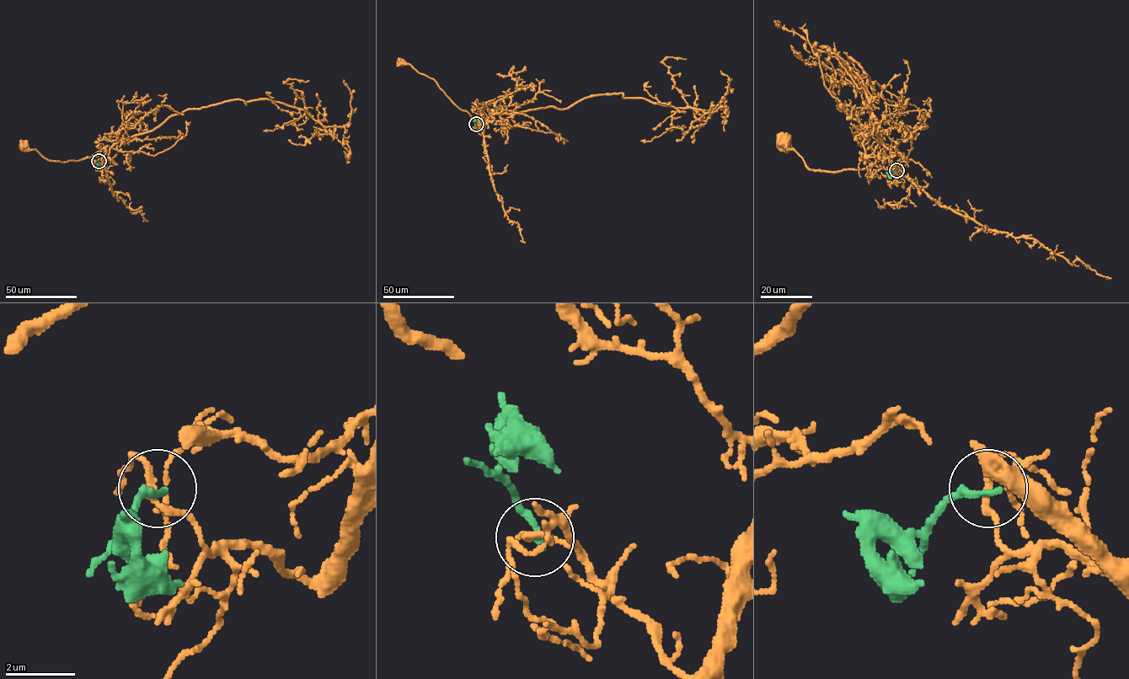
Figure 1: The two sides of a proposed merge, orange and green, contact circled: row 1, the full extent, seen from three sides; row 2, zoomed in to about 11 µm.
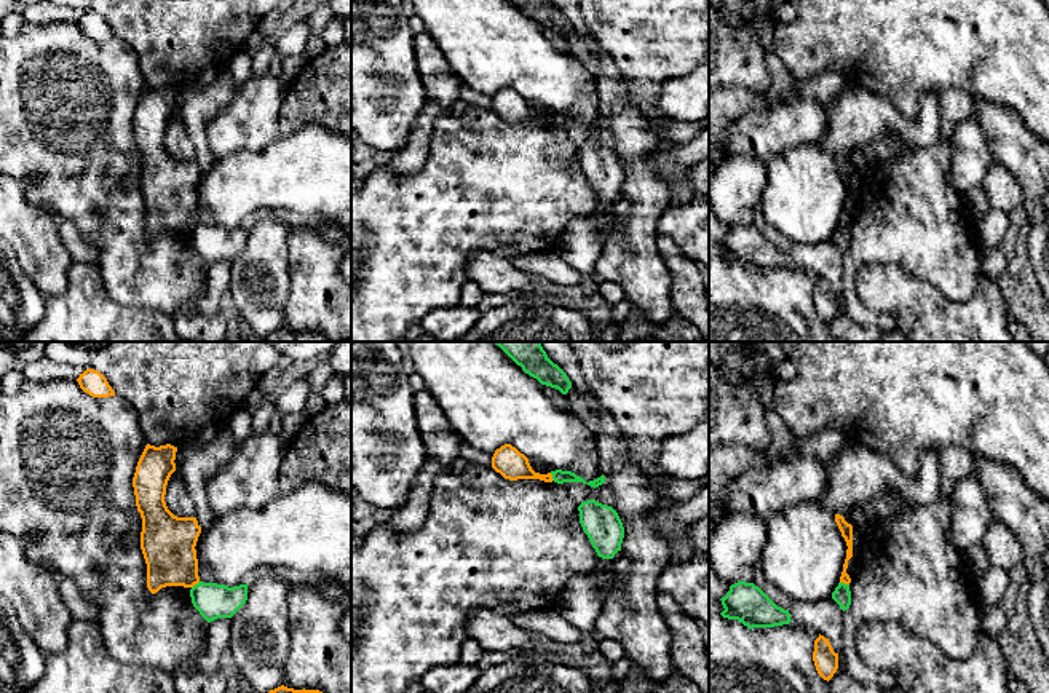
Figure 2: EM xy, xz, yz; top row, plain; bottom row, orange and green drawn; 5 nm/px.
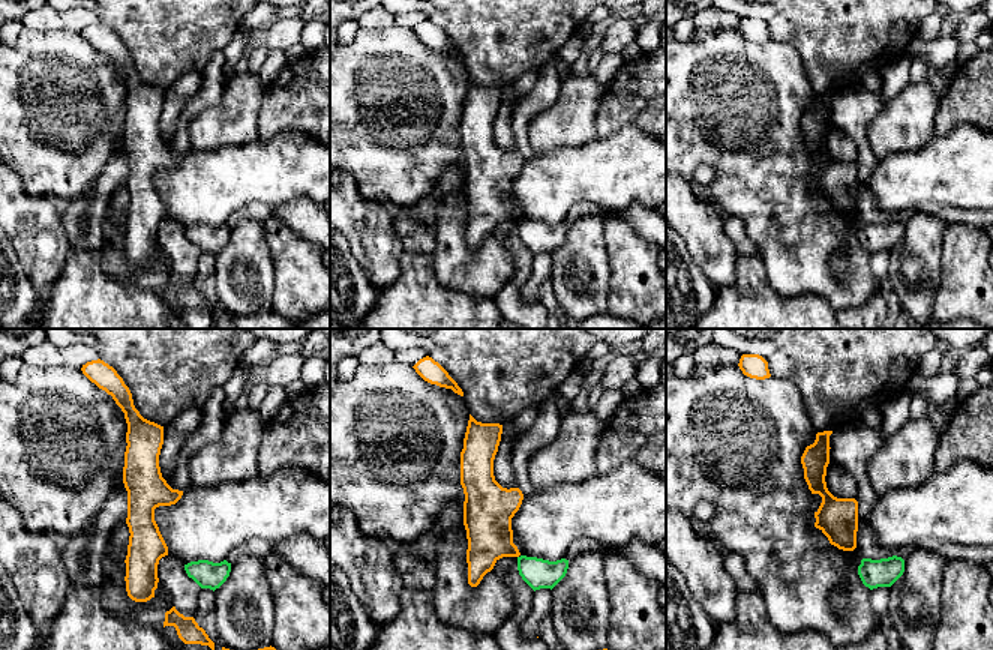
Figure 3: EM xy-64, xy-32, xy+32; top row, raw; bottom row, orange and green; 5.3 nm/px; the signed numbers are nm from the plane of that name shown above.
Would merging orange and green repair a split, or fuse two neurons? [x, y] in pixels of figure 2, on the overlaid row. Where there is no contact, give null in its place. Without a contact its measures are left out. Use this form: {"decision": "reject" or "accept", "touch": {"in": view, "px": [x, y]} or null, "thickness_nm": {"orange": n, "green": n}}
{"decision": "reject", "touch": {"in": "yz", "px": [845, 583]}, "thickness_nm": {"orange": 60, "green": 90}}

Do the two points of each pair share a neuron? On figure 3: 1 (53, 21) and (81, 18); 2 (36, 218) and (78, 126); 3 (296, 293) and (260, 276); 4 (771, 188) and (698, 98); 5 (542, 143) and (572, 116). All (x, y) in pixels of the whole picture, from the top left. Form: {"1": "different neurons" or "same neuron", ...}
{"1": "same neuron", "2": "different neurons", "3": "different neurons", "4": "same neuron", "5": "same neuron"}

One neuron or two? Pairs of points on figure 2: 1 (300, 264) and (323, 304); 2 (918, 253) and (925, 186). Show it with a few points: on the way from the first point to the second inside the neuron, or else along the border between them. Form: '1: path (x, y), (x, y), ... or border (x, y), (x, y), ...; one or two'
1: path (310, 273), (316, 281), (318, 294); one
2: path (926, 237), (925, 201); one

